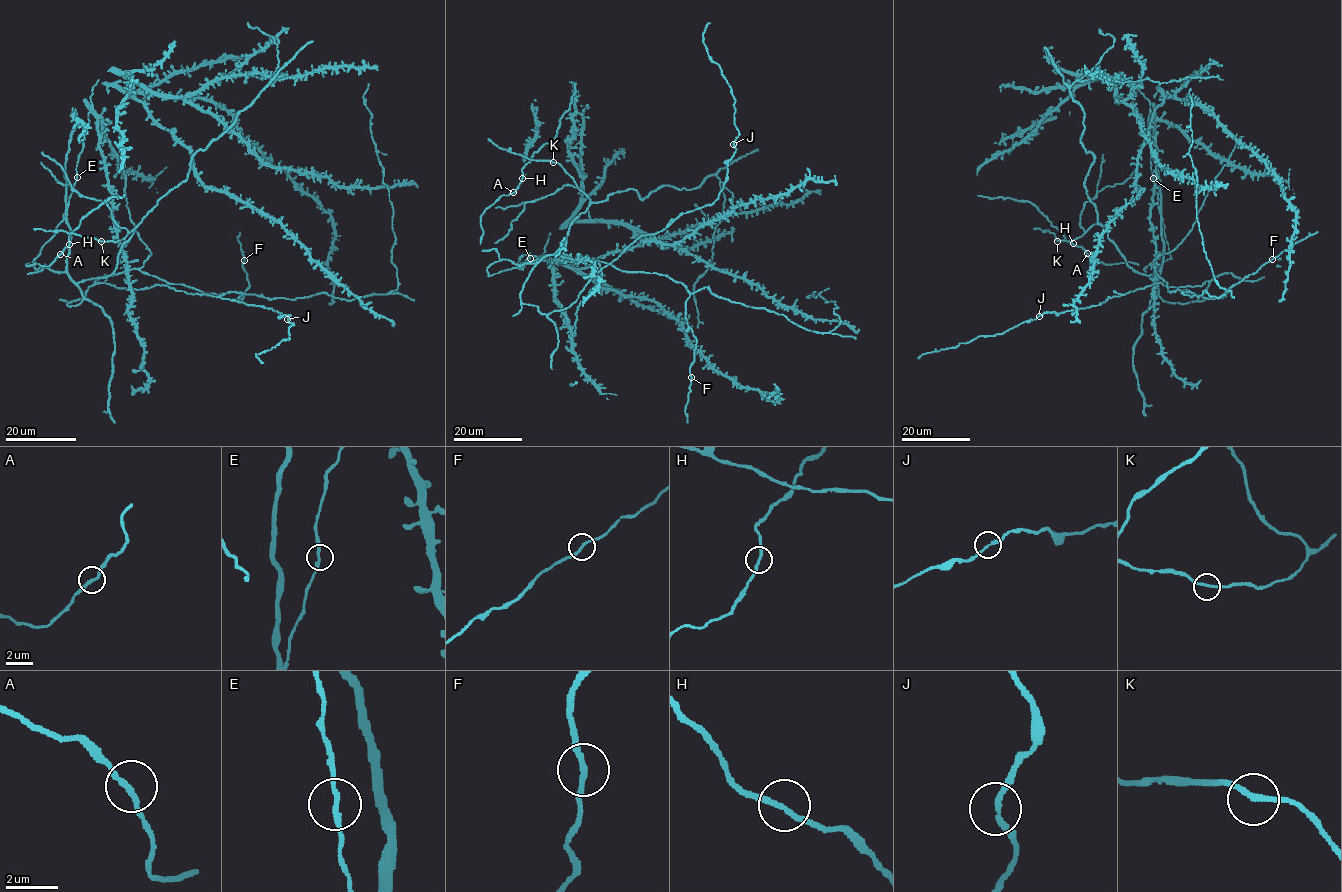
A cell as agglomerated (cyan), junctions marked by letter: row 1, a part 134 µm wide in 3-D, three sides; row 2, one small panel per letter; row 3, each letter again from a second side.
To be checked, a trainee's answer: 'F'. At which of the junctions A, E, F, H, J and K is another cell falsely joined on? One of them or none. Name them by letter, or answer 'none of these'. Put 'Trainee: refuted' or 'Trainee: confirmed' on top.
Trainee: refuted
none of these

